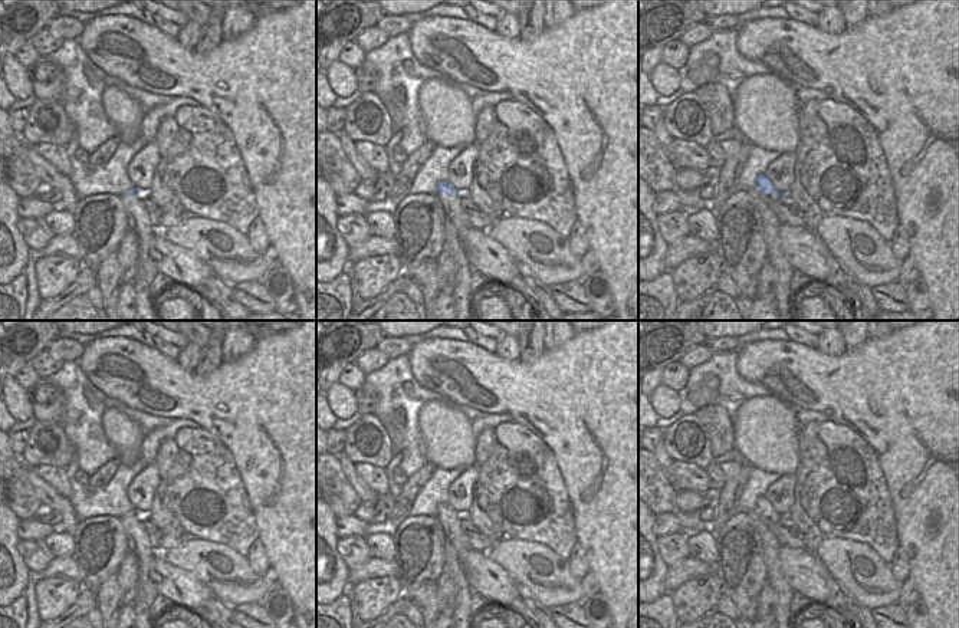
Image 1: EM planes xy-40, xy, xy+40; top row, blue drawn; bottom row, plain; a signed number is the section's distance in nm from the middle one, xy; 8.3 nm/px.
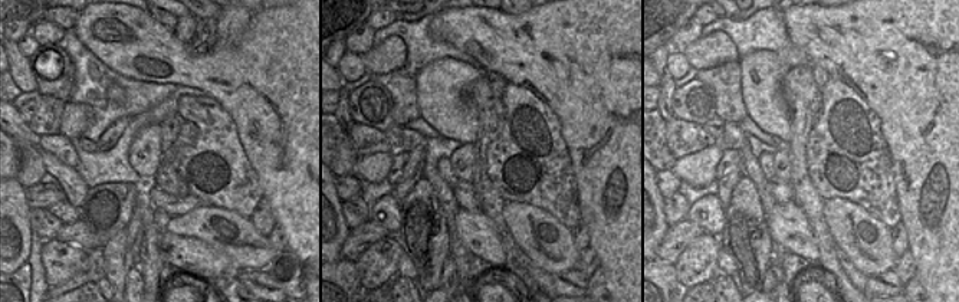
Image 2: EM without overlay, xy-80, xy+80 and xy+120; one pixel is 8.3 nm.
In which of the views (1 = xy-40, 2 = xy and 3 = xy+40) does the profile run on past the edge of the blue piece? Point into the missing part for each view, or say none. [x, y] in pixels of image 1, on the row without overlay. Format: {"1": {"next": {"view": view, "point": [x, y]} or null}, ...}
{"1": {"next": null}, "2": {"next": null}, "3": {"next": null}}

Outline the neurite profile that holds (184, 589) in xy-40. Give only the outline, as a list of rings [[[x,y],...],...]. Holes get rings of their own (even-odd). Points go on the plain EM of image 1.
[[[155,553],[151,581],[157,592],[170,599],[171,605],[200,609],[213,594],[197,576],[178,566],[170,565],[162,553]]]

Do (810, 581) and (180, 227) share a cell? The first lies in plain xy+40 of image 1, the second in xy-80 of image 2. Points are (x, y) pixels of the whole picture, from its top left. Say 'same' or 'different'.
different

